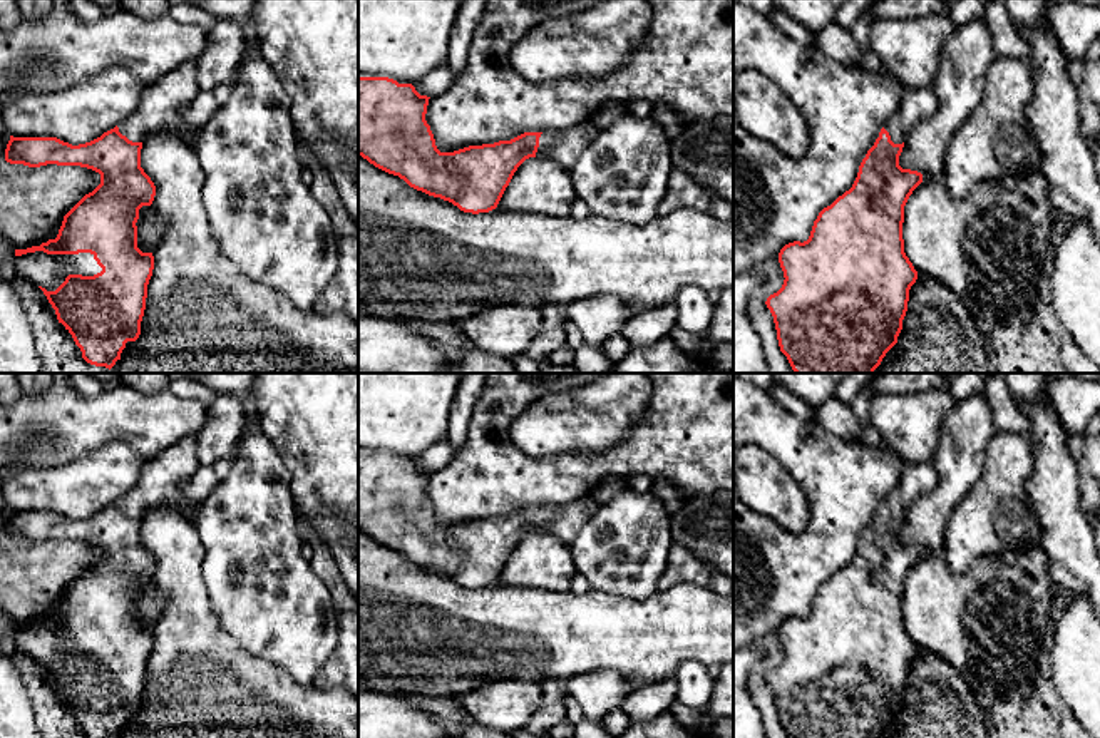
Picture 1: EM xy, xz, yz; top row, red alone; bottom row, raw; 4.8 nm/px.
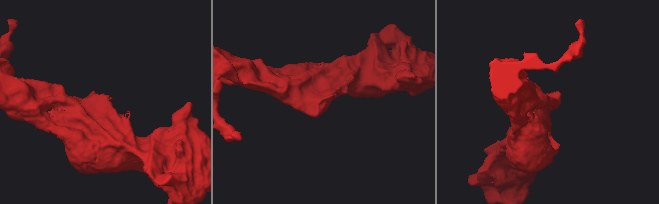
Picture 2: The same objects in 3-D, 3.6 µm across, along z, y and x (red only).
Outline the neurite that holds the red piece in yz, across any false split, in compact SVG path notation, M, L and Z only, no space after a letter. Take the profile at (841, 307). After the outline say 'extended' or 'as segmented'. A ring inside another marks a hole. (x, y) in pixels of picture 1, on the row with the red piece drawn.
M906 87L901 109L881 129L852 187L819 213L807 241L780 249L785 279L765 305L774 316L780 351L795 373L874 373L897 343L909 290L918 279L904 253L904 206L923 182L921 172L899 166L899 156L909 132L933 117L938 105L933 87Z | extended

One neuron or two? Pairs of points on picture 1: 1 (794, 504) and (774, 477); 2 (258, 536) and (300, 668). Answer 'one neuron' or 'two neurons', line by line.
1: one neuron
2: one neuron

